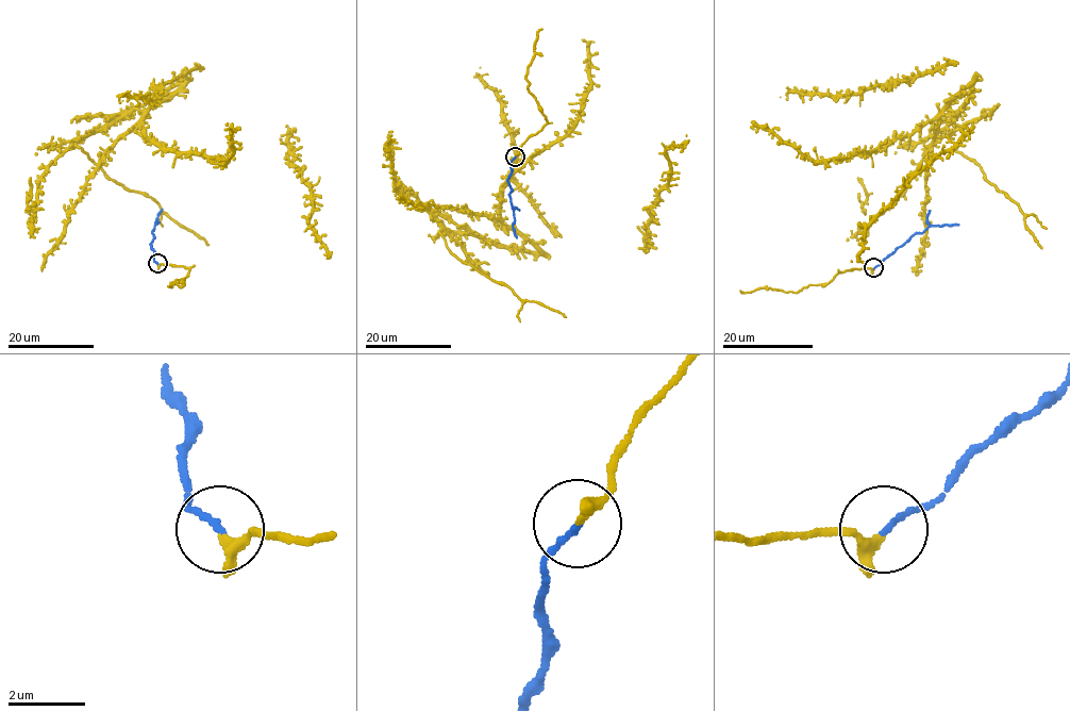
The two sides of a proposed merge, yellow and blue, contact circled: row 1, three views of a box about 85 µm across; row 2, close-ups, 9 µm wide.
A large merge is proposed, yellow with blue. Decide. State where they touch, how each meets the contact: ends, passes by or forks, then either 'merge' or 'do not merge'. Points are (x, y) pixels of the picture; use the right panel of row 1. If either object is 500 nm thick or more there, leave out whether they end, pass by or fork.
(873, 267) | yellow ends | blue ends | merge

